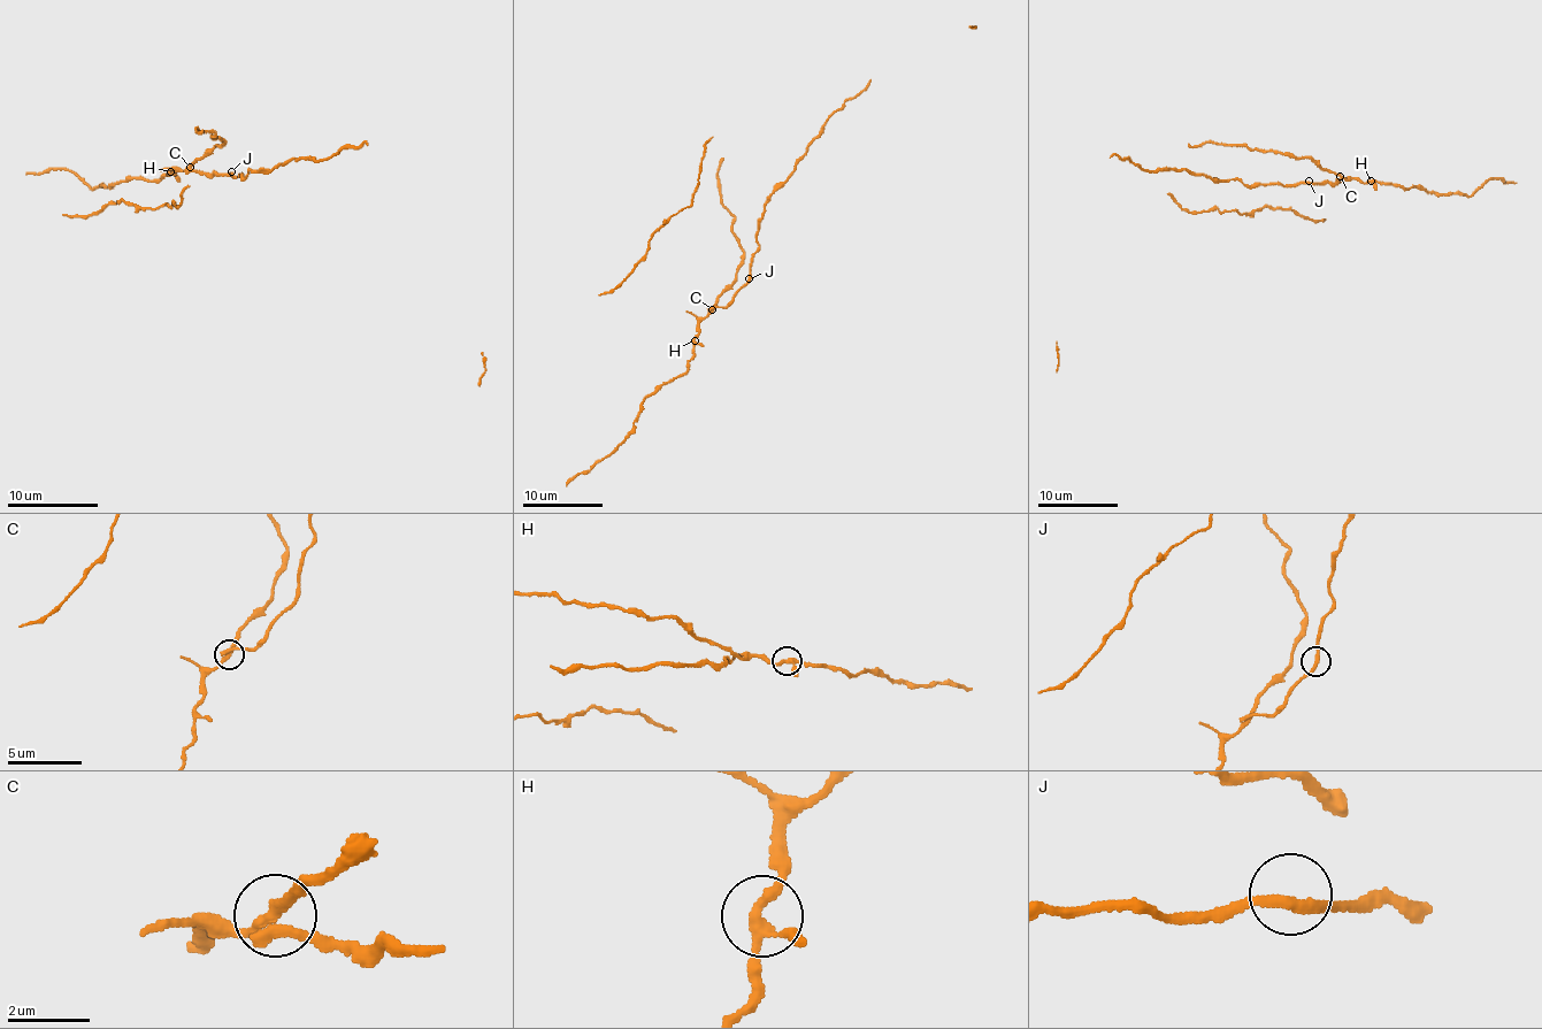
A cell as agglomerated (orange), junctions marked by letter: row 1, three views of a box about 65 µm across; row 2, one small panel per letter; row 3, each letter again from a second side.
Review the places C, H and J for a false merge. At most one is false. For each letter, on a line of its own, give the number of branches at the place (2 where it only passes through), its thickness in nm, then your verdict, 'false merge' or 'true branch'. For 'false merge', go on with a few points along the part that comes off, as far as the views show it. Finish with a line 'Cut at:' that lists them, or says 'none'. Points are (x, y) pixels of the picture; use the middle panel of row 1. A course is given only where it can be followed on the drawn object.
C: 3 branches meet; 260 nm thick; false merge
H: 3 branches meet; 240 nm thick; true branch
J: 2 branches meet; 260 nm thick; true branch
Cut at: C

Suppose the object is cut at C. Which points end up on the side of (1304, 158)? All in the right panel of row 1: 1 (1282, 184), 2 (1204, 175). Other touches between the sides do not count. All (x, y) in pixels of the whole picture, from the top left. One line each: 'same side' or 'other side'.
1: other side
2: other side

